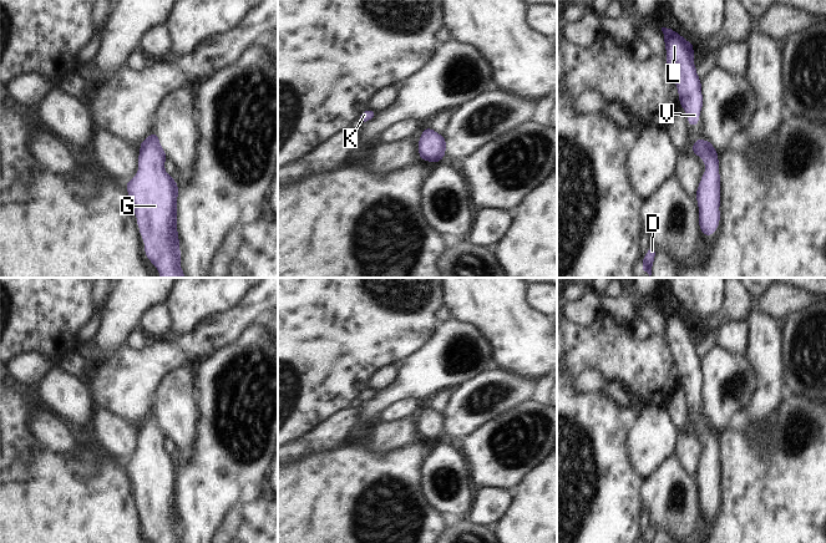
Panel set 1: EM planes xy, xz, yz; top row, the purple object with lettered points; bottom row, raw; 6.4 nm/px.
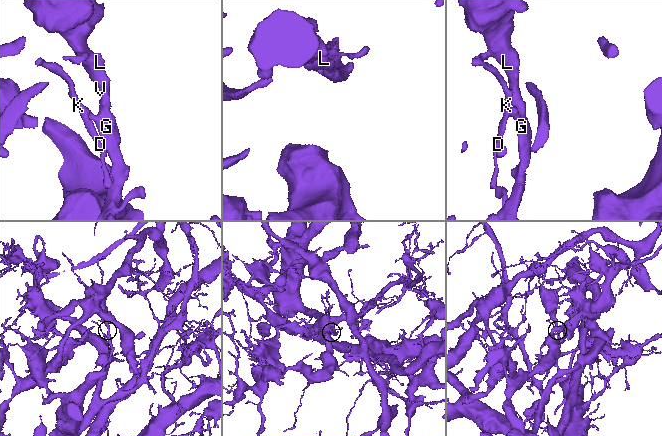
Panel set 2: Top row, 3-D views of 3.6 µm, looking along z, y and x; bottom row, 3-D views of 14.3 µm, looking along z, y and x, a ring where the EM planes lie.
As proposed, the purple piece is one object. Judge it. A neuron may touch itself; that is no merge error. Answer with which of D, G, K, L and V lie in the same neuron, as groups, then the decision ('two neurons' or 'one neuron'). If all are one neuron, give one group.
D G K L V; one neuron

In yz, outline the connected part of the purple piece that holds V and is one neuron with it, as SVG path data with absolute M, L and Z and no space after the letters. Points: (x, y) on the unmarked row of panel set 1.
M662 306L665 324L665 341L679 372L679 385L685 389L689 406L698 405L704 385L701 359L694 344L694 324L679 311Z

